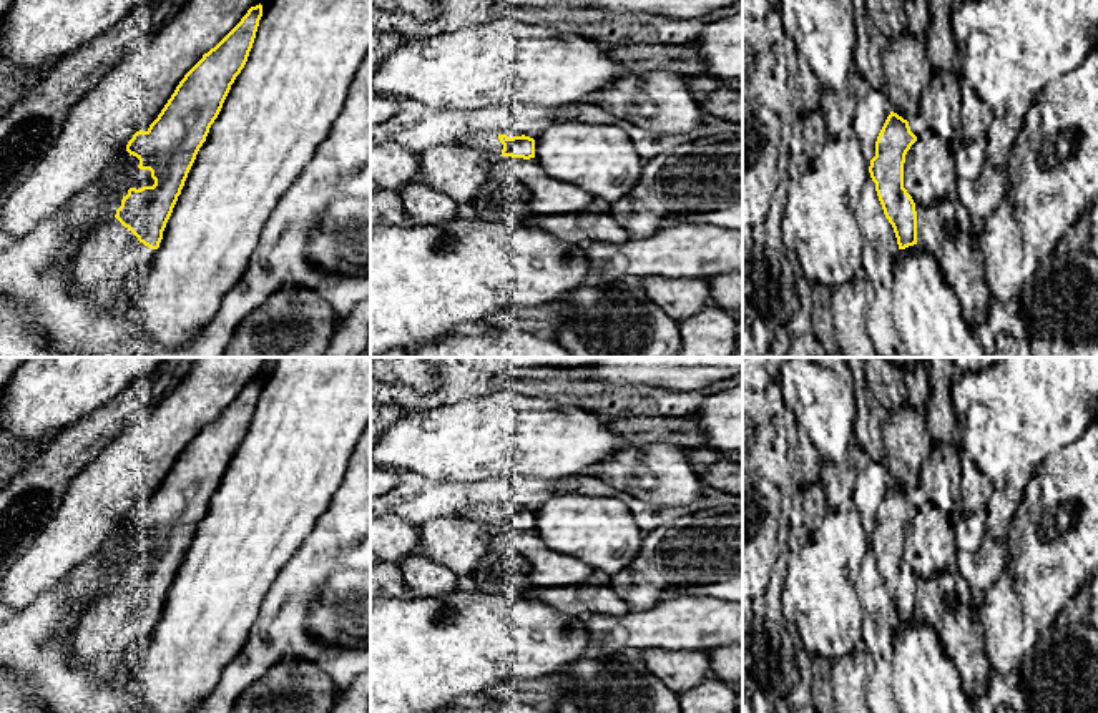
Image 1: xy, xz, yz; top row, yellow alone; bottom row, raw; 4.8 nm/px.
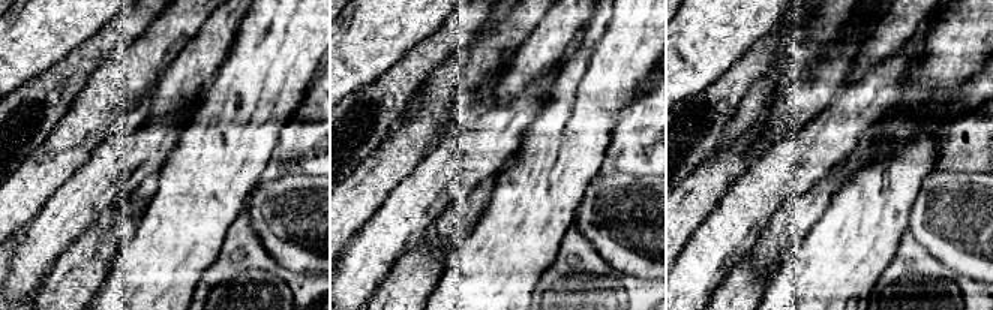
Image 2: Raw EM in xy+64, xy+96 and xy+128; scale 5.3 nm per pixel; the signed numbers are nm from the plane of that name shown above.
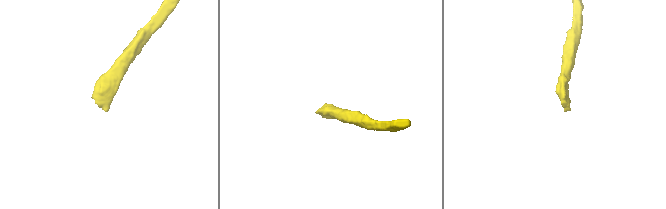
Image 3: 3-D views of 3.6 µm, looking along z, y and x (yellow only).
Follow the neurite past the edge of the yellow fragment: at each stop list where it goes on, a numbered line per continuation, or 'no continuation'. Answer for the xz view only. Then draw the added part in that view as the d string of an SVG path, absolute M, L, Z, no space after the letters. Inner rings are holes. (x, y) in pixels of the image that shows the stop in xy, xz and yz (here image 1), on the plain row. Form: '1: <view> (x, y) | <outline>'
1: xz (487, 514) | M477 504L463 507L458 515L467 520L485 524L493 530L498 530L503 522L503 517L498 512L498 505L495 504Z

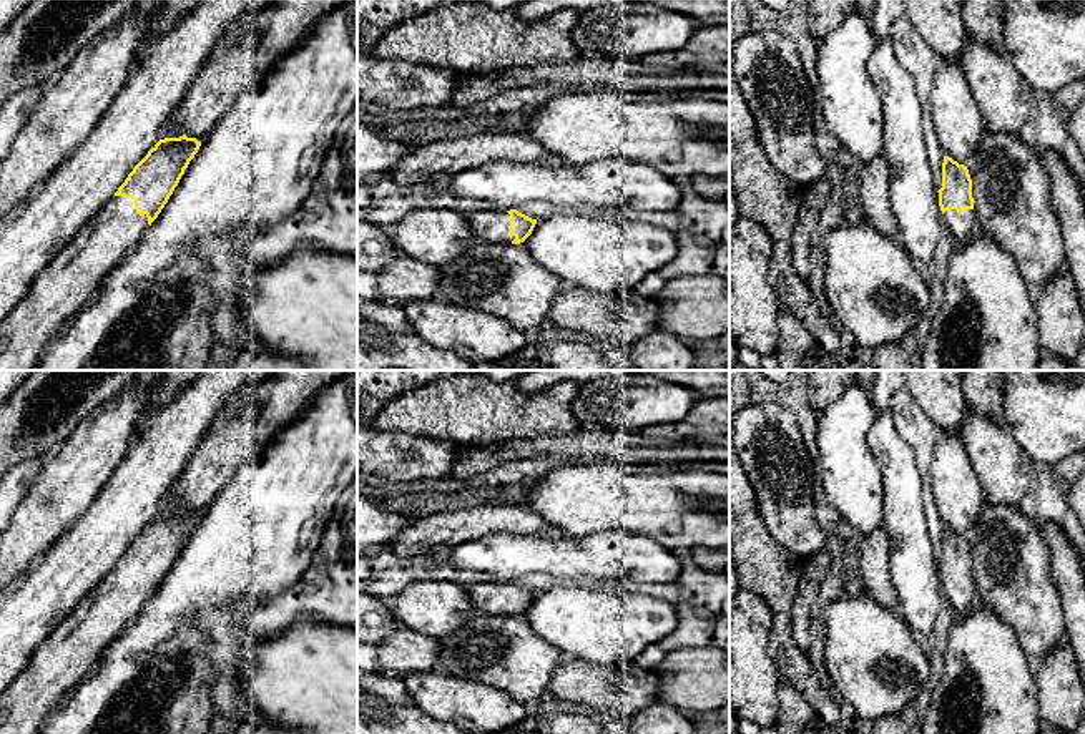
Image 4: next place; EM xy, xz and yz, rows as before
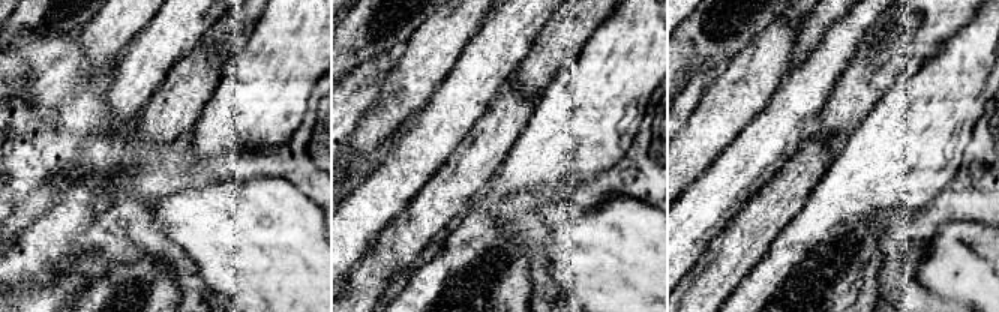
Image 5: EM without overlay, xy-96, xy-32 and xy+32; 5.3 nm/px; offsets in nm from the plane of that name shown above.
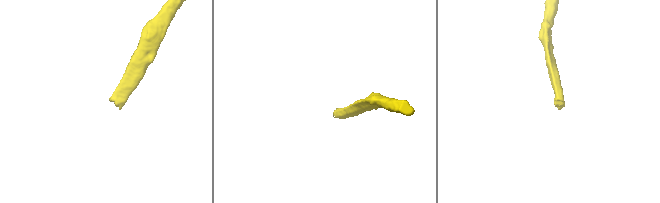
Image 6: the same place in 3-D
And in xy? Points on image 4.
1: xy (70, 653) | M113 568L35 649L28 664L0 694L0 734L38 734L45 721L95 668L101 653L135 621L148 603L131 570Z

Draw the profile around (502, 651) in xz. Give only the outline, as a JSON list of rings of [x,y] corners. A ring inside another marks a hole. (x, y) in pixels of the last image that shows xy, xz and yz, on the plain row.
[[[475,613],[454,633],[439,638],[437,673],[493,686],[522,704],[540,699],[563,654],[533,633],[525,618]]]

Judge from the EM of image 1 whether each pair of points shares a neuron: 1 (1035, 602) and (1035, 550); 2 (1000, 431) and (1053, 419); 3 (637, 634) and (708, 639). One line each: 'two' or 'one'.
1: one
2: one
3: one

